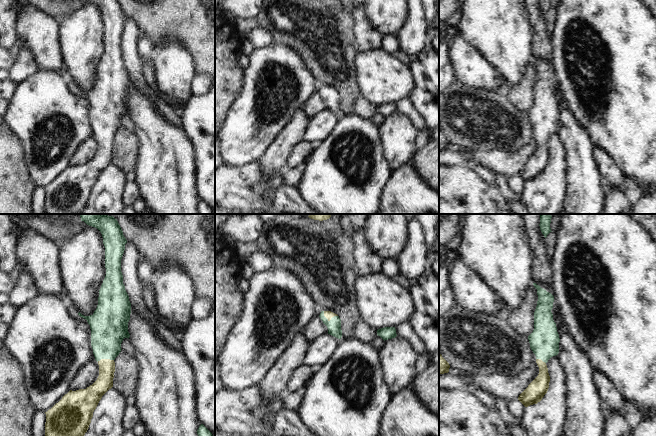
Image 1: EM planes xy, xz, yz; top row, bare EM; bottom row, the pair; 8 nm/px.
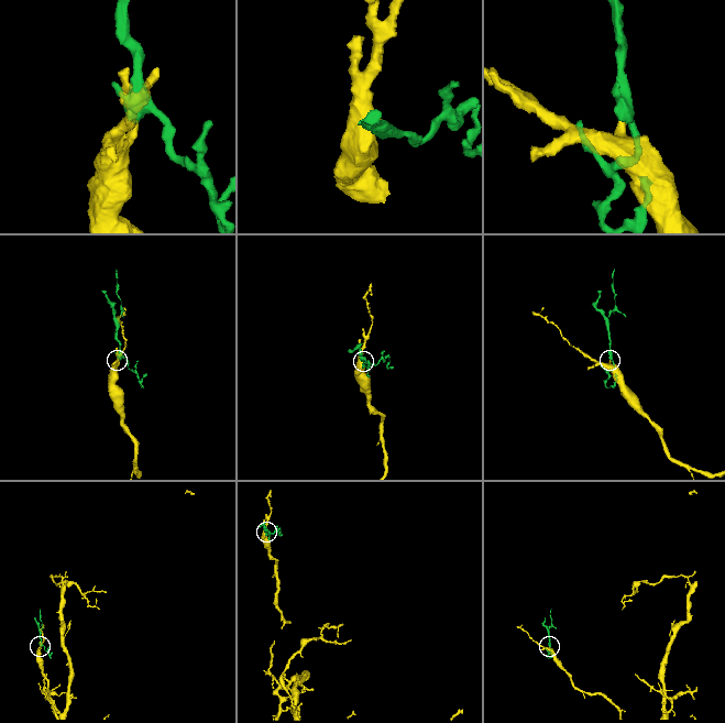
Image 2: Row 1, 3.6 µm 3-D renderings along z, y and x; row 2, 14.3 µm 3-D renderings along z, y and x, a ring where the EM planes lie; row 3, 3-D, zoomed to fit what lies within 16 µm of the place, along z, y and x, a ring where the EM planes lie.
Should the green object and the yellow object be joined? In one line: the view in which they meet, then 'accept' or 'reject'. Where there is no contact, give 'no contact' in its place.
xz | accept

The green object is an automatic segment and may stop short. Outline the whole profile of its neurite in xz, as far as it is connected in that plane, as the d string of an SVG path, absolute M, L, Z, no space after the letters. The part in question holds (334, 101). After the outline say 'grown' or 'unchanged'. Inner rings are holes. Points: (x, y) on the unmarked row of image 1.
M321 87L319 93L328 104L328 110L341 115L341 95L339 92L331 87Z | grown

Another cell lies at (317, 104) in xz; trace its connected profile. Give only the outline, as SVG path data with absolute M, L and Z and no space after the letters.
M316 93L313 98L304 105L304 108L310 117L314 117L322 111L328 110L328 104L320 93Z

